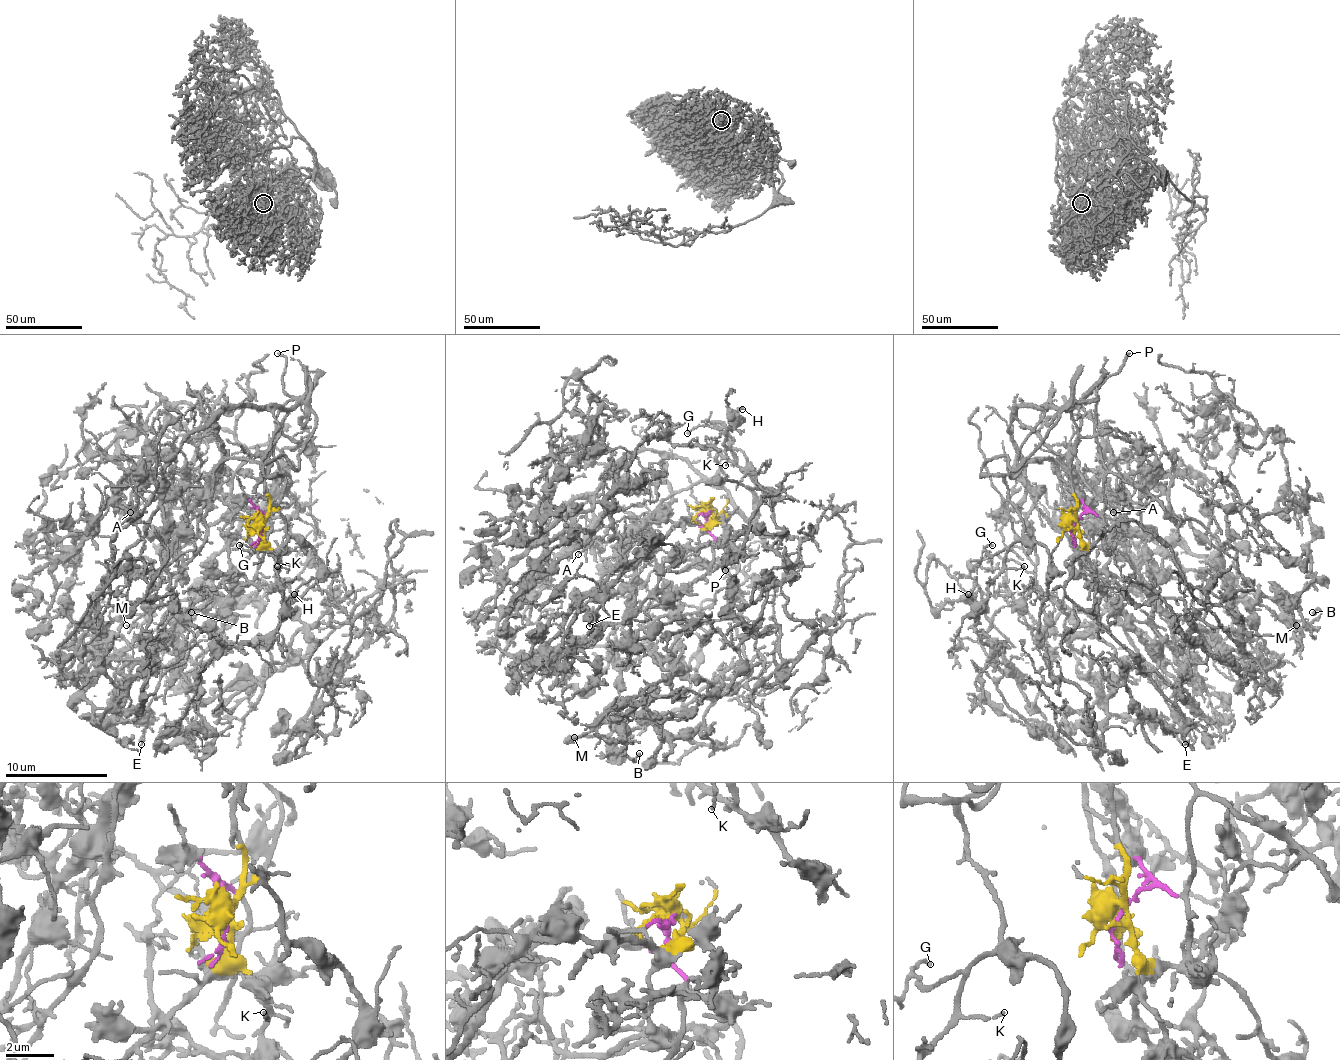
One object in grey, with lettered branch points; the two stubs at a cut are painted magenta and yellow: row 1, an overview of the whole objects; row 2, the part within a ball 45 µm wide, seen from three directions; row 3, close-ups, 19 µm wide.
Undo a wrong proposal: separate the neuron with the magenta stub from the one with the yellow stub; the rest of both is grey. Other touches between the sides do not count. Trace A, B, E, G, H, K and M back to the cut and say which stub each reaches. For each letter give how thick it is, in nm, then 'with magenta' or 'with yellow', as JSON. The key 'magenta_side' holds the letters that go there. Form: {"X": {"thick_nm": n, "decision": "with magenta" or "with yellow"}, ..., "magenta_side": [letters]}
{"A": {"thick_nm": 120, "decision": "with yellow"}, "B": {"thick_nm": 200, "decision": "with magenta"}, "E": {"thick_nm": 100, "decision": "with yellow"}, "G": {"thick_nm": 130, "decision": "with yellow"}, "H": {"thick_nm": 180, "decision": "with yellow"}, "K": {"thick_nm": 110, "decision": "with yellow"}, "M": {"thick_nm": 180, "decision": "with magenta"}, "magenta_side": ["B", "M"]}

